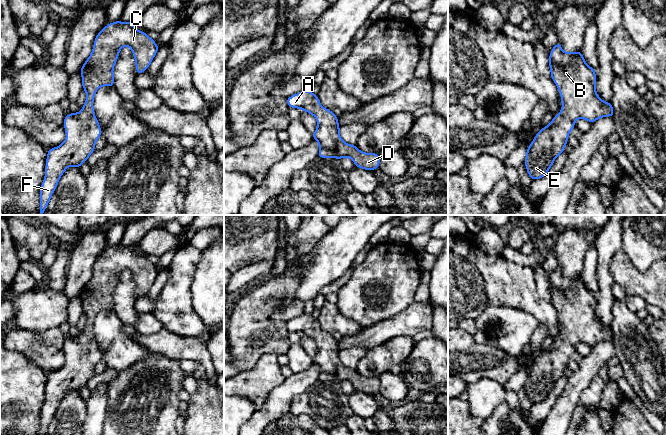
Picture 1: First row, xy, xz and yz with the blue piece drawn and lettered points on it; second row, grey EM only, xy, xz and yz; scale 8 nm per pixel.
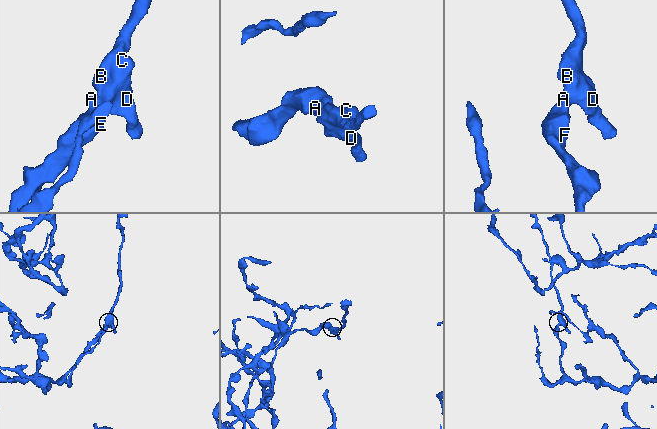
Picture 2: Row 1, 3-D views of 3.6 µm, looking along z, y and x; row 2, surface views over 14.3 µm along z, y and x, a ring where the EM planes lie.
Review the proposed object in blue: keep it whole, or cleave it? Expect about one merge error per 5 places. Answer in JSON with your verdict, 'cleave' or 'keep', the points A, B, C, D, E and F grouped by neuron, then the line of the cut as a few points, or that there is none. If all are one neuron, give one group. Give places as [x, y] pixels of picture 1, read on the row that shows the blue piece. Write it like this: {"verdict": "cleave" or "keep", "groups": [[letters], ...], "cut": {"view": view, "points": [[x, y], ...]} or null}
{"verdict": "keep", "groups": [["A", "B", "C", "D", "E", "F"]], "cut": null}

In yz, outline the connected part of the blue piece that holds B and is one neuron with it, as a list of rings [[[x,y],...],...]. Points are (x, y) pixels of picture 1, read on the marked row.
[[[557,42],[549,55],[549,67],[551,79],[561,96],[562,108],[548,126],[541,128],[527,148],[524,164],[532,181],[546,176],[556,157],[565,152],[564,147],[577,119],[593,124],[599,118],[614,116],[611,102],[603,101],[596,93],[595,68],[587,65],[581,51],[564,52],[561,43]]]

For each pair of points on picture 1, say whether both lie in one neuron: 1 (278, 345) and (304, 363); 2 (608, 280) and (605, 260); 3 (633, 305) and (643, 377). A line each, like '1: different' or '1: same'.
1: different
2: same
3: different

